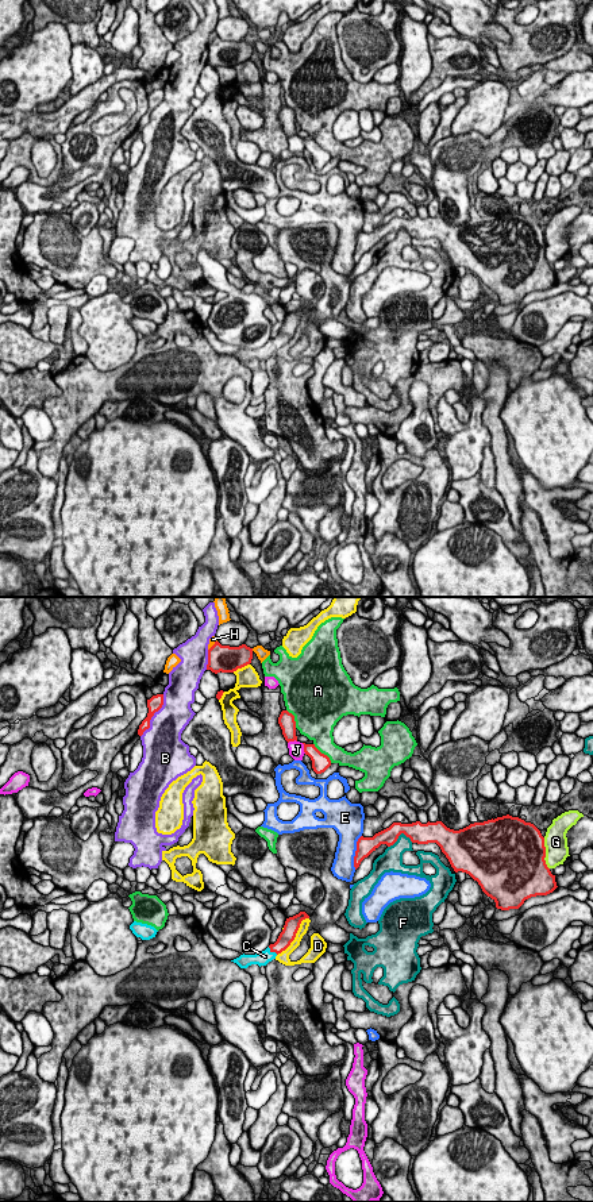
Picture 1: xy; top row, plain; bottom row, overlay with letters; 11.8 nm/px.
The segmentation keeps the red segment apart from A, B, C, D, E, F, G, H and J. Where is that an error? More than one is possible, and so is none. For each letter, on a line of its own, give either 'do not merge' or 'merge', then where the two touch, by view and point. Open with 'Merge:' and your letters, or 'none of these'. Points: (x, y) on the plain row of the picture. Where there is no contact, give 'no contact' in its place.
Merge: C
A: do not merge | xy (323, 149)
B: do not merge | xy (153, 110)
C: merge | xy (273, 346)
D: do not merge | xy (295, 331)
E: do not merge | xy (355, 247)
F: do not merge | xy (399, 230)
G: do not merge | xy (545, 249)
H: do not merge | xy (212, 41)
J: do not merge | xy (304, 143)

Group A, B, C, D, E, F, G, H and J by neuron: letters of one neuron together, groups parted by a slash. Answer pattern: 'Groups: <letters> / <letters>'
Groups: A / B / C / D / E / F / G / H / J

